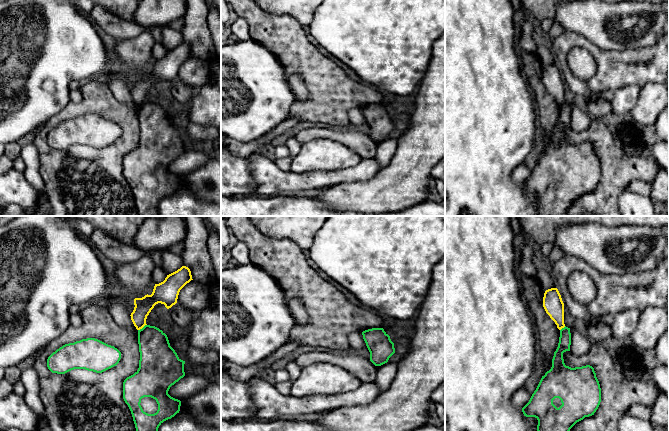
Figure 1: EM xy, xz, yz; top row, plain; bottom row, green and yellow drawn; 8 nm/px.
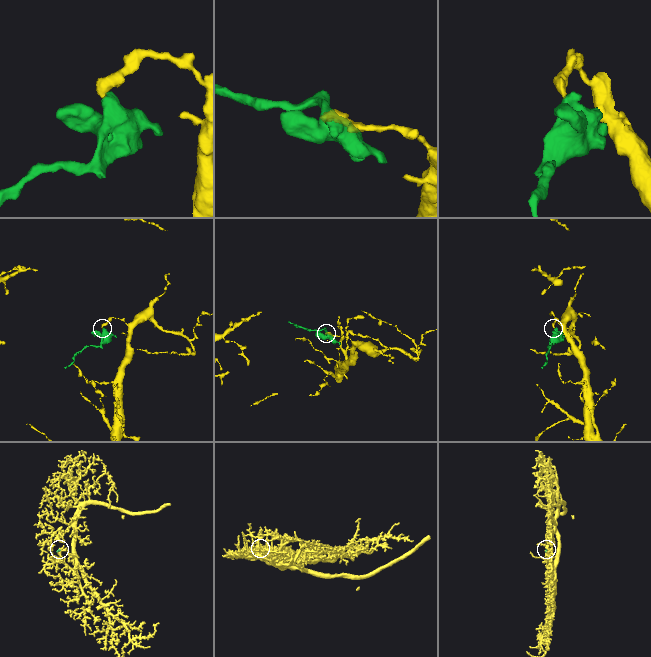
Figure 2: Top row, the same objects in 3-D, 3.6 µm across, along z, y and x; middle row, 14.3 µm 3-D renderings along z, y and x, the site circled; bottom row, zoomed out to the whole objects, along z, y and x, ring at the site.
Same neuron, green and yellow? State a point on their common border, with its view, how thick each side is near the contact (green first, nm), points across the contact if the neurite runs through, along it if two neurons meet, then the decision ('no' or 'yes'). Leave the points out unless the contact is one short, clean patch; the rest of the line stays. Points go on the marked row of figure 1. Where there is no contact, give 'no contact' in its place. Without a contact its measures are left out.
contact xy (143, 327); calibres 280 and 140 nm; border xy (146, 324), (138, 330); no

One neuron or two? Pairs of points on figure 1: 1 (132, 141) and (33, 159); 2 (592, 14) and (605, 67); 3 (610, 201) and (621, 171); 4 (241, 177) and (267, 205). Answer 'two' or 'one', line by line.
1: two
2: two
3: one
4: two

